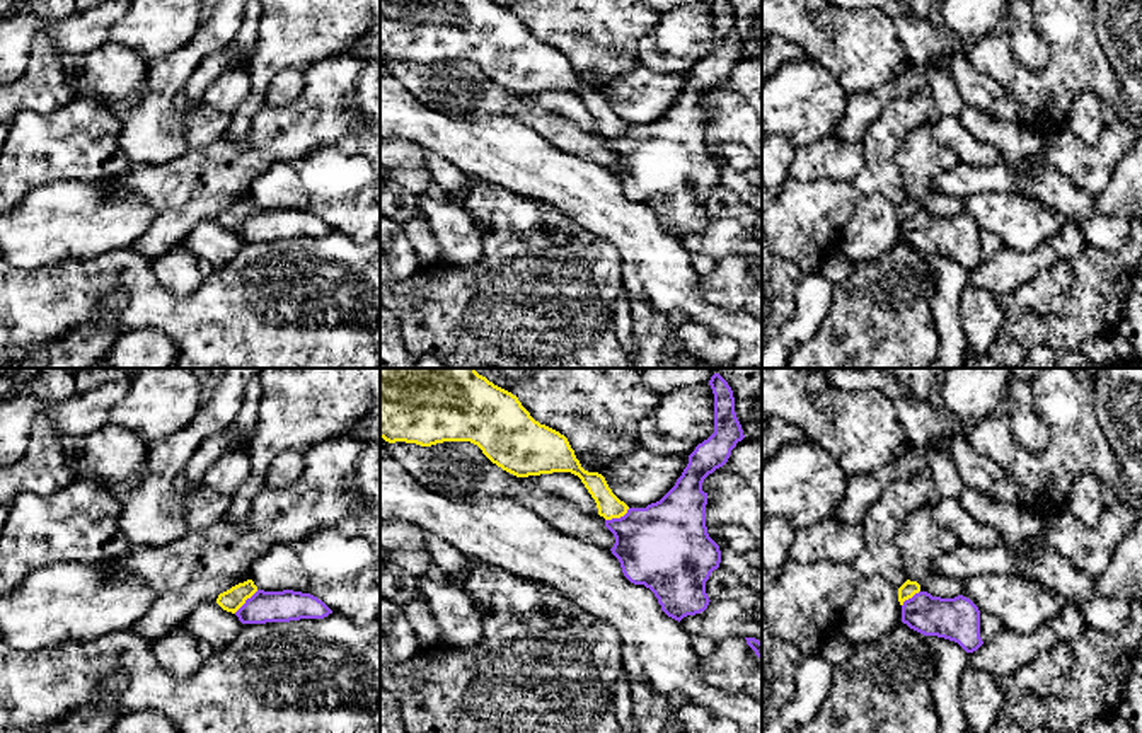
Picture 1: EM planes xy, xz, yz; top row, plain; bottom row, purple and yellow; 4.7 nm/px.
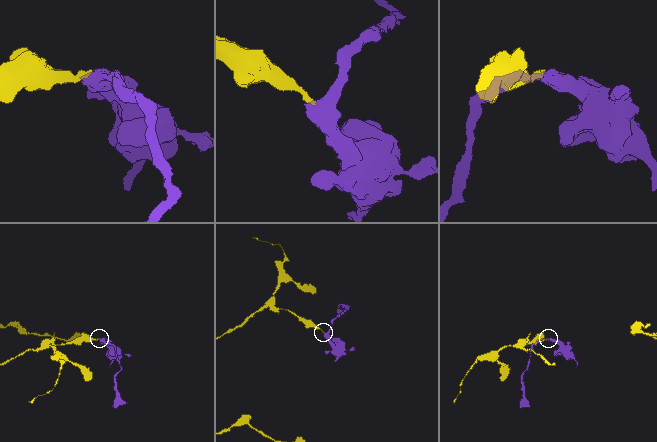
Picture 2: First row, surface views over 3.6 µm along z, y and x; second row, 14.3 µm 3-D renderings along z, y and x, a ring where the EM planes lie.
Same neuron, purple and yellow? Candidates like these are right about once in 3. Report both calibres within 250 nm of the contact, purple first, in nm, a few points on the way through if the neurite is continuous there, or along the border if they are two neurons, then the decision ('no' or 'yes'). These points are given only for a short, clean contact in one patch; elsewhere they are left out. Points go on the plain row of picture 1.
400/110 nm | along xz (629, 126), (622, 133), (605, 138) | no

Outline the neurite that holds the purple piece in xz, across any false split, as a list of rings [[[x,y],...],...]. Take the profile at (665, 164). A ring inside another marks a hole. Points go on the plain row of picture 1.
[[[709,0],[714,12],[714,51],[689,73],[675,104],[646,126],[629,126],[620,136],[605,138],[614,152],[610,167],[624,194],[649,206],[661,228],[682,239],[709,223],[706,199],[719,186],[719,164],[706,145],[704,97],[723,85],[745,56],[728,0]]]

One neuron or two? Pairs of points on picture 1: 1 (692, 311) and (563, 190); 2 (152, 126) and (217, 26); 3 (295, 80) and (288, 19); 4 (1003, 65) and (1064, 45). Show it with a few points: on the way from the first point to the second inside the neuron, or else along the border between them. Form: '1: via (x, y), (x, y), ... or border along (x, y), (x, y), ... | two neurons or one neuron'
1: via (665, 277), (597, 207) | one neuron
2: via (159, 101), (166, 94), (166, 79), (193, 51) | one neuron
3: border along (302, 69), (283, 69), (271, 80), (266, 99) | two neurons
4: via (1021, 79), (1043, 79), (1059, 63) | one neuron

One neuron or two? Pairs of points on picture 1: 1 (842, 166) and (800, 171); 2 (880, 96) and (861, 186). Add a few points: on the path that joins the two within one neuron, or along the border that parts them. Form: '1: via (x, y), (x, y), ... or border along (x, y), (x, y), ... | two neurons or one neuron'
1: via (832, 166), (810, 171) | one neuron
2: border along (909, 96), (895, 96), (859, 140) | two neurons

